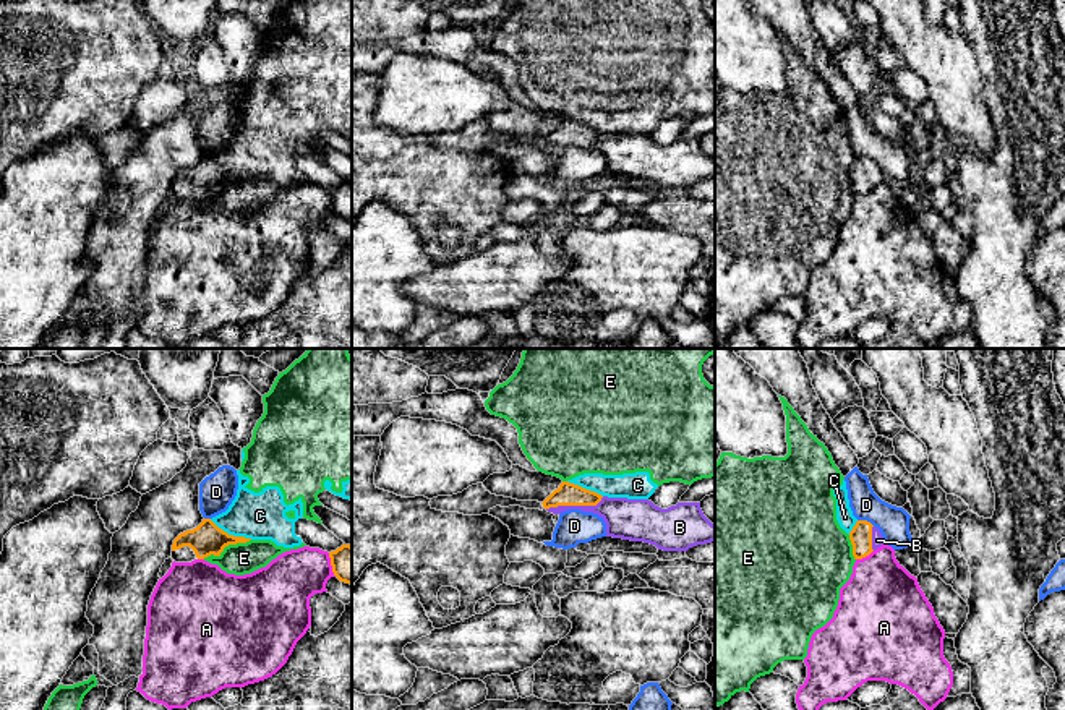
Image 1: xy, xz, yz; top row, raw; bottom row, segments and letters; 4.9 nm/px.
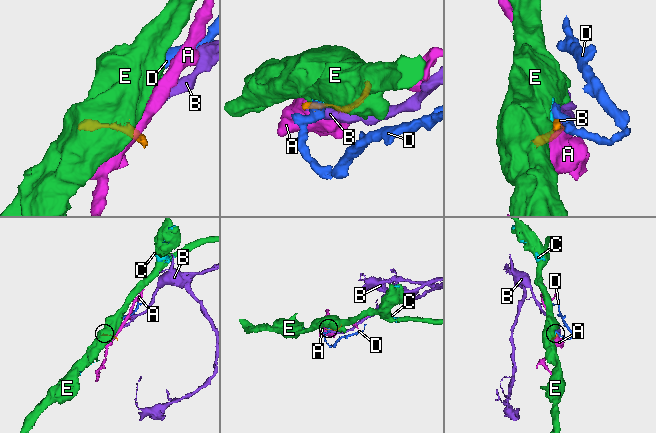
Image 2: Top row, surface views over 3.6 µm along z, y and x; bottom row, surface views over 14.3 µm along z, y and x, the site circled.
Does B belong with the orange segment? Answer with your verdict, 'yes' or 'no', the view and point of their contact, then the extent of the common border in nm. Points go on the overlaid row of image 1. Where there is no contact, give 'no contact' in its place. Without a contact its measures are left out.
yes | xz (574, 504) | 300 nm

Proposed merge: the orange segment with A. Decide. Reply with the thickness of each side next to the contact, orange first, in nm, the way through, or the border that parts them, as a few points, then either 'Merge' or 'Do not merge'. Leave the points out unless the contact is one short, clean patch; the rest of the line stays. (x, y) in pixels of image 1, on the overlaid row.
Thickness 110 nm (orange) against 400 nm. Do not merge

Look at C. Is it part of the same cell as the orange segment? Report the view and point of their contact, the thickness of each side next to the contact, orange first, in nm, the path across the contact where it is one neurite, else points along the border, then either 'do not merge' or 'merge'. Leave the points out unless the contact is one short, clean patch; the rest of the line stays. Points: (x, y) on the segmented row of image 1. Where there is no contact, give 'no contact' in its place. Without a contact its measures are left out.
meets orange in xy at (230, 535); 160 nm thick on the orange side, 240 nm on the other; border along xy (209, 519), (229, 534), (252, 538); do not merge

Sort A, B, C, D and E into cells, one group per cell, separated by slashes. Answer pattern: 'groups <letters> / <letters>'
groups A / B / C E / D

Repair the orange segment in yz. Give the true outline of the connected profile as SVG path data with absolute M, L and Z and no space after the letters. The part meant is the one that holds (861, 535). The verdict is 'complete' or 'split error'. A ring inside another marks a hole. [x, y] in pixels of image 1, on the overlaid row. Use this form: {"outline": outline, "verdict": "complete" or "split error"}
{"outline": "M858 520L849 532L854 559L862 559L880 548L885 541L877 527L867 520Z", "verdict": "split error"}

